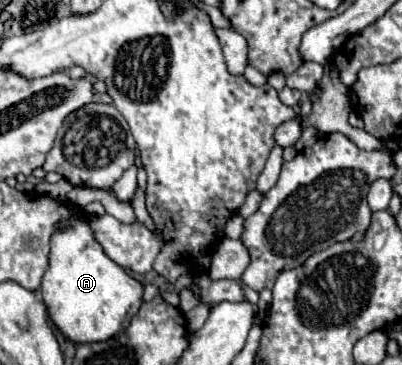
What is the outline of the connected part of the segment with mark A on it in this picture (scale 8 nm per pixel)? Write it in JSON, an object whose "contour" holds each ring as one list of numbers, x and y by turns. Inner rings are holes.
{"contour":[[73,216,63,224,67,230,53,234,51,240,49,268,41,284,43,302,53,324,73,344,109,340,125,330,129,310,135,310,141,304,143,286,103,252,95,242,87,220]]}

